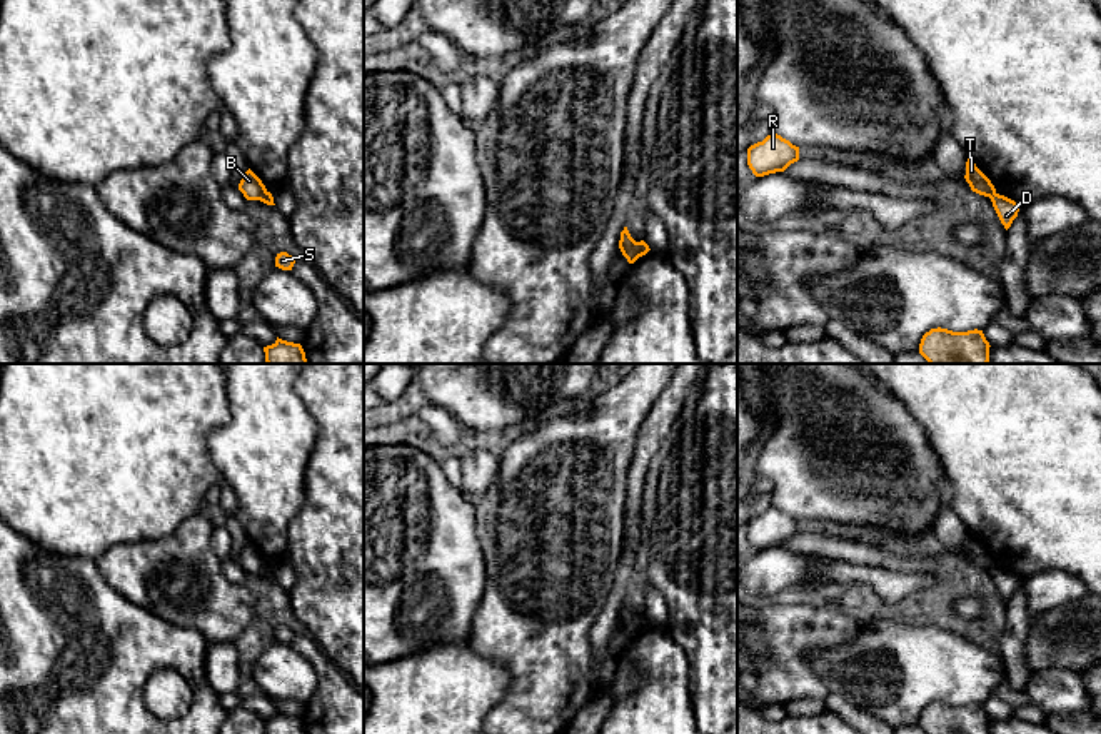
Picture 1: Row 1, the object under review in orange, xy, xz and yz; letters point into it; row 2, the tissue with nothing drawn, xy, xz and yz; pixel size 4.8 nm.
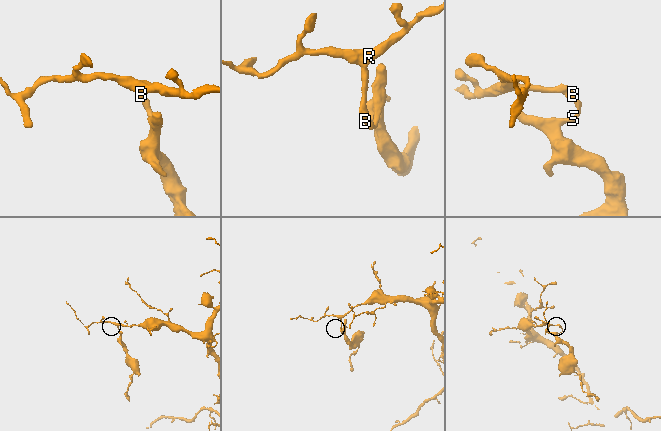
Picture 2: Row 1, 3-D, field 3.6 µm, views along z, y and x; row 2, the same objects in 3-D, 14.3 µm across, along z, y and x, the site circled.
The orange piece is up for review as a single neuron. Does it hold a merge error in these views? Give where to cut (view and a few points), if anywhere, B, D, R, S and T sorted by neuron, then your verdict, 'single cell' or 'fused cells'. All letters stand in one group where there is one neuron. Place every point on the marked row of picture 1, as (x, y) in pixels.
cut in xz along (636, 242), (623, 252); B R T / D S; fused cells

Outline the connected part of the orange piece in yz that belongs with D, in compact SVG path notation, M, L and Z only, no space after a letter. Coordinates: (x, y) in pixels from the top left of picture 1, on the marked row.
M994 194L989 197L993 202L993 207L1001 220L1001 224L1004 225L1004 229L1008 230L1013 224L1013 220L1018 217L1019 212L1019 205L999 194Z

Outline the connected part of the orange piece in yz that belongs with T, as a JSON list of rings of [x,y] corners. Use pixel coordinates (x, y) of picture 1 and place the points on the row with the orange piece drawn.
[[[969,158],[966,162],[966,175],[964,175],[964,178],[969,184],[971,190],[979,194],[979,195],[991,197],[991,195],[996,194],[996,189],[991,184],[991,180]]]

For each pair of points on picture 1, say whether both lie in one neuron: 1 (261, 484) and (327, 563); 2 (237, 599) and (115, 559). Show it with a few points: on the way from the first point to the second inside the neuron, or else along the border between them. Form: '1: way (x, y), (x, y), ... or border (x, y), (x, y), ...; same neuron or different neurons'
1: border (306, 482), (306, 501), (287, 527), (286, 556); different neurons
2: way (207, 599), (197, 596), (169, 571), (145, 569); same neuron

